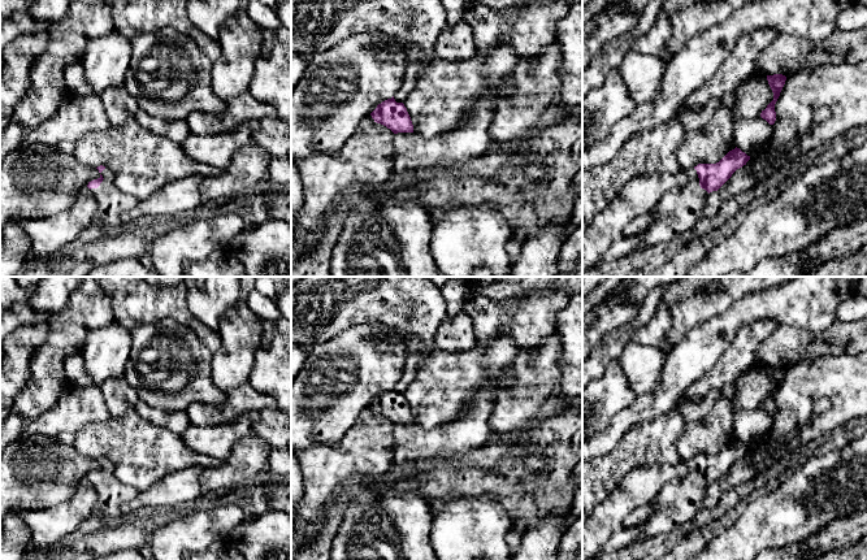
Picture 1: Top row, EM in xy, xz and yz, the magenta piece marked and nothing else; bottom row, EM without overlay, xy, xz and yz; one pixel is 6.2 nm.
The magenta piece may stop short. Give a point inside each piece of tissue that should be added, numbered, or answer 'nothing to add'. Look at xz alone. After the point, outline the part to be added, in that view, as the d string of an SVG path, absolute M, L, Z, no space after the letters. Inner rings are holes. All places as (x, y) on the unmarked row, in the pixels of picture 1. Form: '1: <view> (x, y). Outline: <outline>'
1: xz (411, 368). Outline: M419 347L416 352L411 355L407 360L407 364L403 369L402 377L395 382L394 390L396 394L403 394L407 386L415 379L420 366L419 366Z

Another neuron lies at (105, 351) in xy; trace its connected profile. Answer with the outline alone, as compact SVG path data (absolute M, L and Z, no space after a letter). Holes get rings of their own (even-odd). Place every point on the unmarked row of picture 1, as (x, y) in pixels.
M116 321L88 333L82 356L92 385L101 387L105 381L122 377L130 351L131 333Z

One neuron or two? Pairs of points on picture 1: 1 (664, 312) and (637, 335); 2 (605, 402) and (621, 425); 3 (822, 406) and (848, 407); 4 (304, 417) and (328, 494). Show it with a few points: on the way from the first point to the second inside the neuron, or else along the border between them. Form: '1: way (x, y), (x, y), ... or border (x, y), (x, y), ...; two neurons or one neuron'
1: way (659, 320), (645, 334); one neuron
2: border (638, 395), (633, 403), (621, 409), (595, 434); two neurons
3: border (828, 398), (829, 406), (816, 415); two neurons
4: border (342, 437), (330, 445), (311, 443), (304, 447); two neurons

